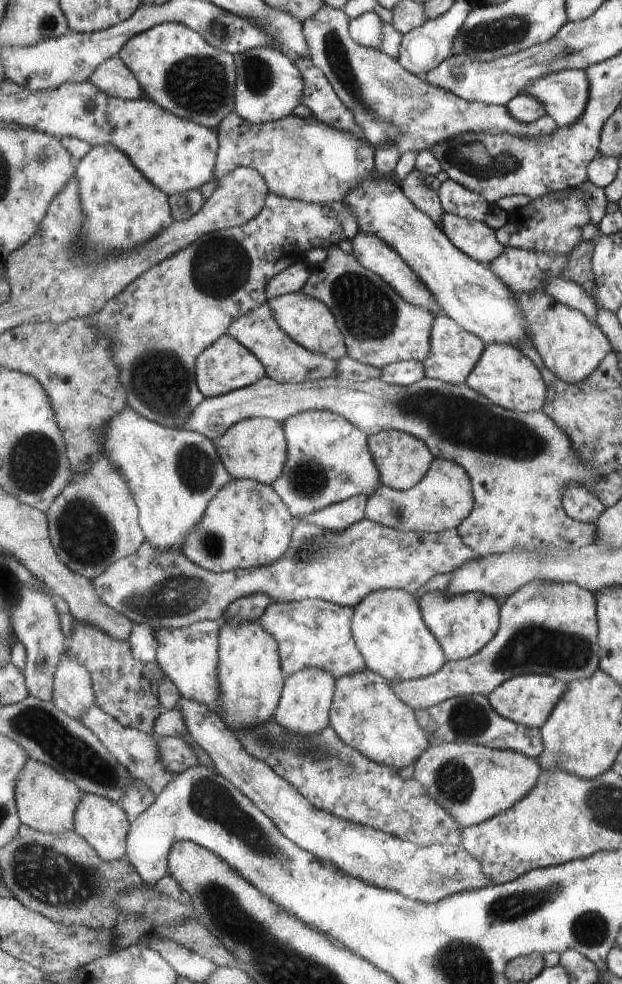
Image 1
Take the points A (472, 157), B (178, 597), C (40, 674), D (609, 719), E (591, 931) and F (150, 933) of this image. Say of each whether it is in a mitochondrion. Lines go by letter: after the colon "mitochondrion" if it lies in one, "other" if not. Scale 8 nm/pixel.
A: mitochondrion
B: mitochondrion
C: other
D: other
E: mitochondrion
F: other

